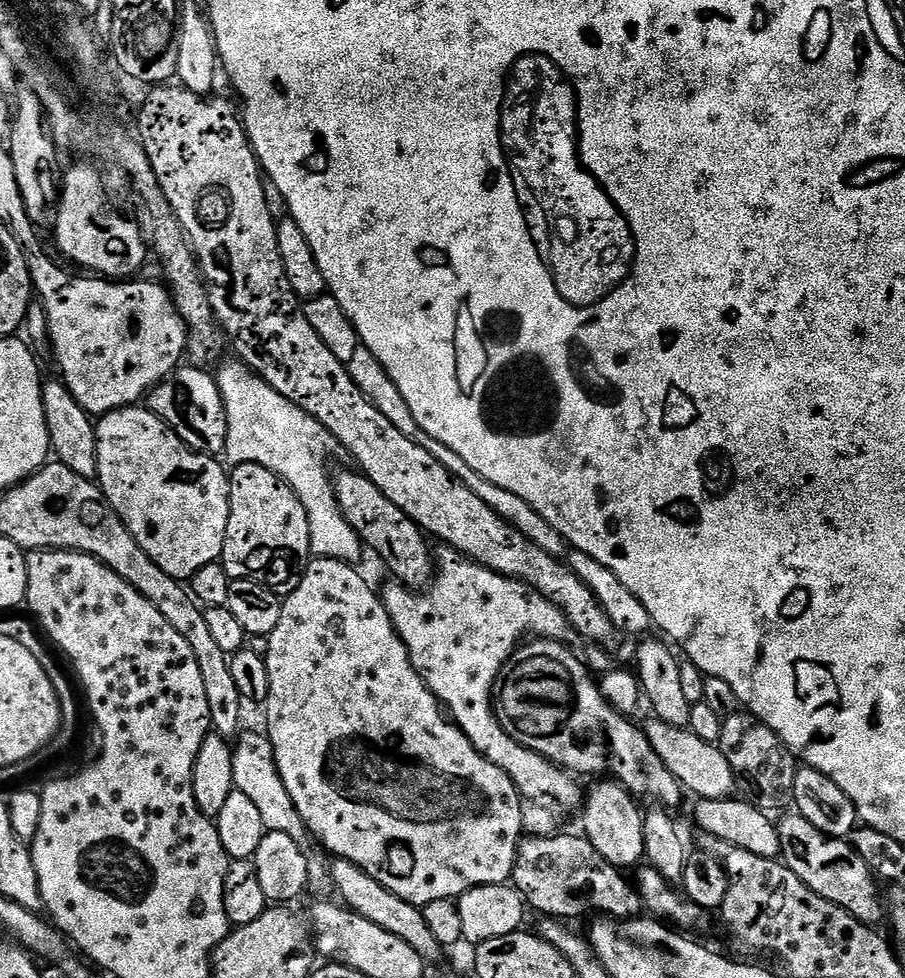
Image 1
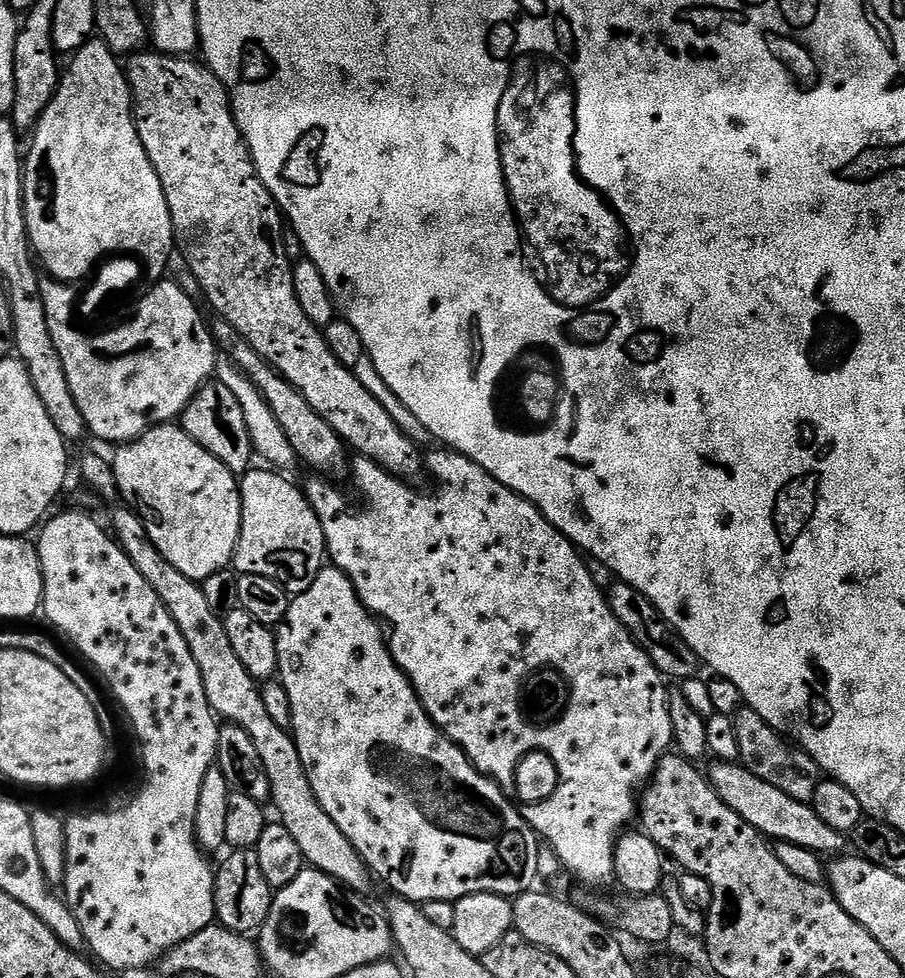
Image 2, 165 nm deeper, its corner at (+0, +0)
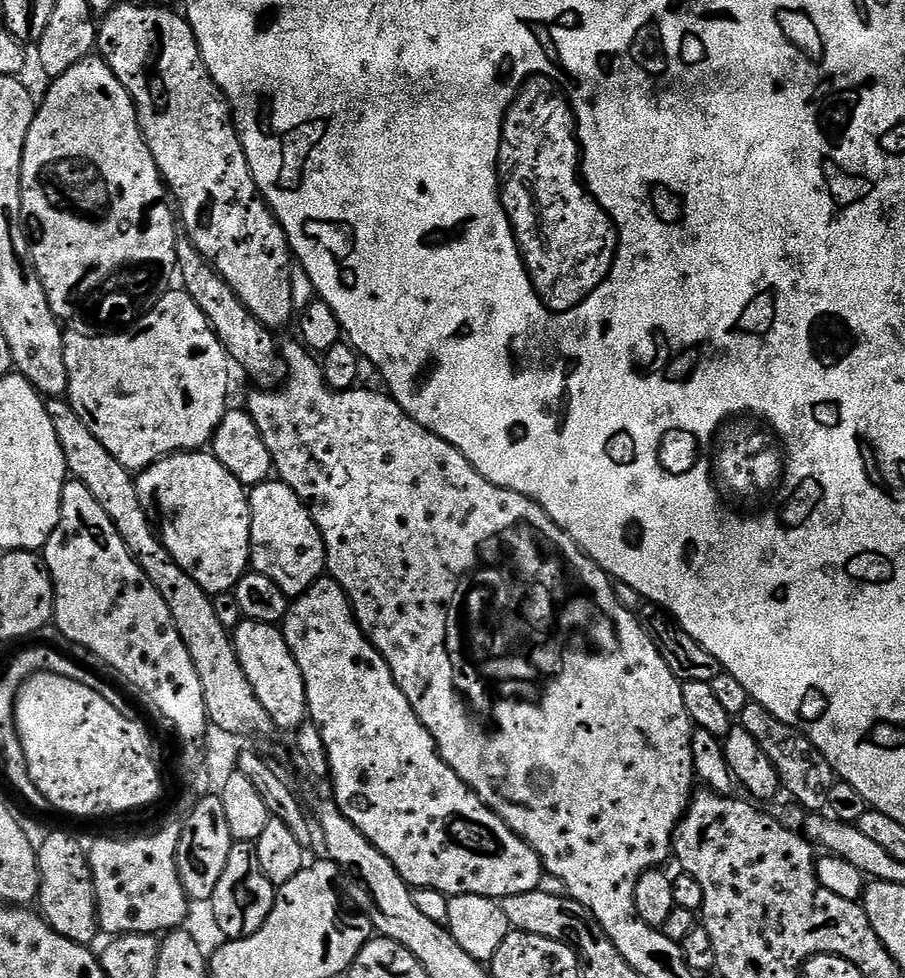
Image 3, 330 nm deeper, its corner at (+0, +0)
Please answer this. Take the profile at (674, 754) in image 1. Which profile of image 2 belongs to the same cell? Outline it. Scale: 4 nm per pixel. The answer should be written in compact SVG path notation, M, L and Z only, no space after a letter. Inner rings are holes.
M716 762L713 765L712 769L707 769L706 775L716 793L722 798L722 802L726 802L726 806L730 806L730 810L734 810L734 814L738 814L743 820L750 822L750 826L754 826L754 830L758 830L762 835L768 837L769 841L802 846L828 858L843 853L849 847L849 837L843 832L834 830L826 822L822 822L822 818L818 818L818 814L812 809L811 804L794 802L794 798L790 798L790 794L782 794L782 790L778 790L778 786L770 786L770 782L762 782L762 778L758 778L758 774L750 774L750 770L746 770L739 762Z

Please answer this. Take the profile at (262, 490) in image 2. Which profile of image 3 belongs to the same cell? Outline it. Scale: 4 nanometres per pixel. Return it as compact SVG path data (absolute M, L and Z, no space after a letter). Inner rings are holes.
M269 478L249 491L250 502L250 542L253 572L274 578L278 586L289 598L301 596L304 591L321 579L326 572L324 539L309 514L308 508L279 478Z

